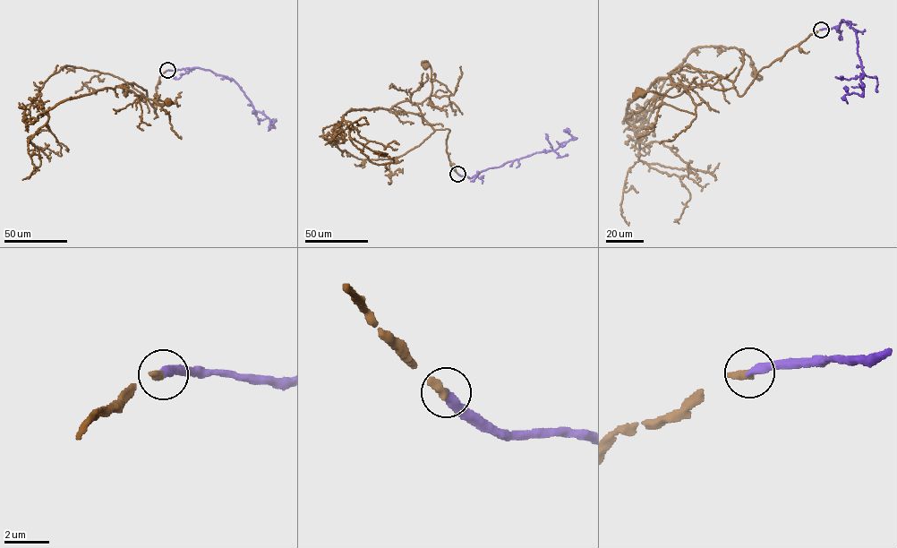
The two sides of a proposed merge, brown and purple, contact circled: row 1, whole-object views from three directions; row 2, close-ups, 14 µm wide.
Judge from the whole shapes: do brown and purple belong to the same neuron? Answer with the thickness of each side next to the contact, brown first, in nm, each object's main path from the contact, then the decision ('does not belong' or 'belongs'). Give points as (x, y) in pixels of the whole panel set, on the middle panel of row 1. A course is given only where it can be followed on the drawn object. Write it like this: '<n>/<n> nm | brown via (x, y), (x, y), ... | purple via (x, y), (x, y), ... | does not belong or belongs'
360/400 nm | brown via (457, 174), (446, 149), (449, 130), (389, 109), (431, 95), (431, 69), (424, 64) | purple via (458, 174), (471, 178), (508, 161), (556, 149), (562, 142), (575, 139), (569, 132) | belongs

